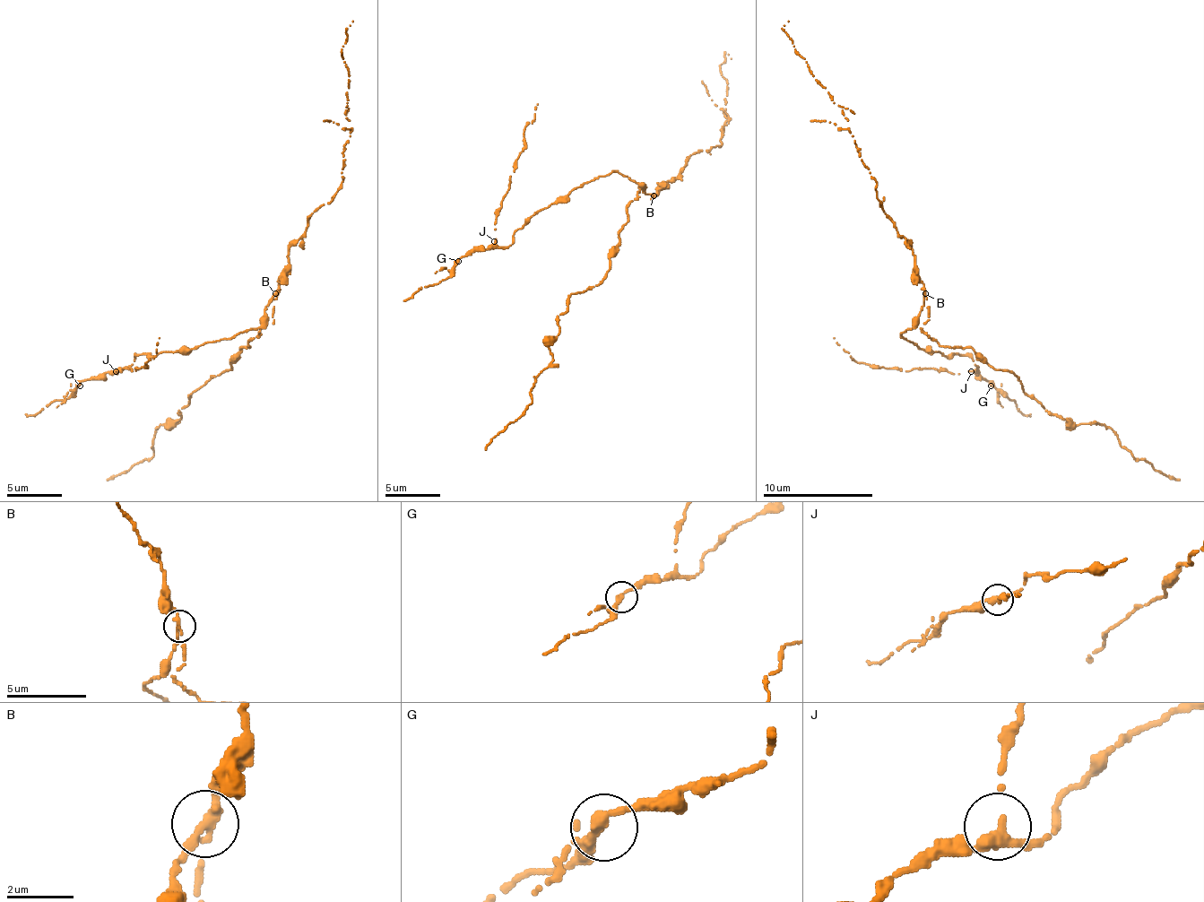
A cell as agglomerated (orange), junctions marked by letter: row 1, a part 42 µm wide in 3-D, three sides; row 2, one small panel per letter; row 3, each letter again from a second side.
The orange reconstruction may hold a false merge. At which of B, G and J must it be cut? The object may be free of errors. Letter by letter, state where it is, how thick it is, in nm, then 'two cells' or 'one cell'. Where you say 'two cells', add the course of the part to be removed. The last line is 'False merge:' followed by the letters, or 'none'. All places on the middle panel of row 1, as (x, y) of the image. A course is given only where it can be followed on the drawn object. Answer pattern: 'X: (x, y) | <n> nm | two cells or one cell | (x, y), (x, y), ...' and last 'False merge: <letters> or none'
B: (653, 195) | 280 nm | two cells | (654, 195), (640, 192), (629, 203), (607, 274), (576, 291), (558, 316), (560, 333), (532, 402), (486, 449)
G: (458, 261) | 280 nm | one cell
J: (494, 241) | 320 nm | one cell
False merge: B

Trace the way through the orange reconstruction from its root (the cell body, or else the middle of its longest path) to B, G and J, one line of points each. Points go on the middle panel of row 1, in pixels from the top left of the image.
B: (640, 189), (645, 195), (654, 195)
G: (640, 189), (627, 175), (599, 175), (535, 212), (513, 233), (507, 247), (477, 250), (458, 261)
J: (640, 189), (627, 175), (599, 175), (535, 212), (513, 233), (507, 247), (494, 241)

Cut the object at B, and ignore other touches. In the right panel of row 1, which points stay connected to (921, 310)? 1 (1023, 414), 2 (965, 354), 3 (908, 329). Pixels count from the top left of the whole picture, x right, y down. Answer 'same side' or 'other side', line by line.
1: same side
2: same side
3: same side

